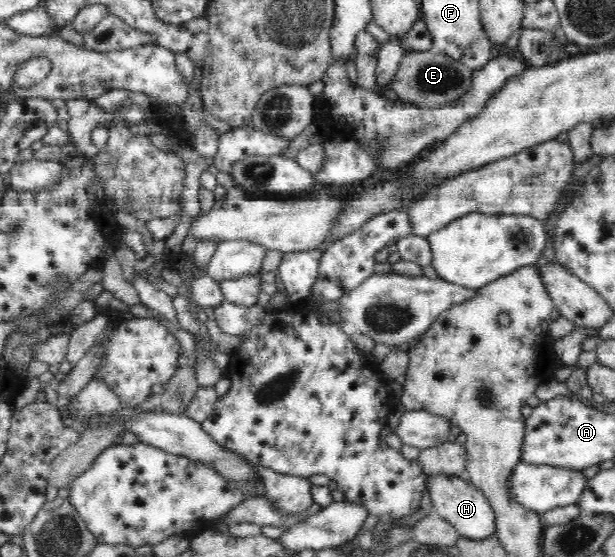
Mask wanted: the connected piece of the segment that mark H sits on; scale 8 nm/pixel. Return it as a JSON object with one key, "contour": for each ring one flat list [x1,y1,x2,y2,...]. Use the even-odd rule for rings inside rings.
{"contour":[[435,474,428,477,426,490,437,515,449,522,460,537,470,541,487,541,496,535,497,531,494,508,480,490,469,485,463,478,465,475,447,477,445,474]]}

